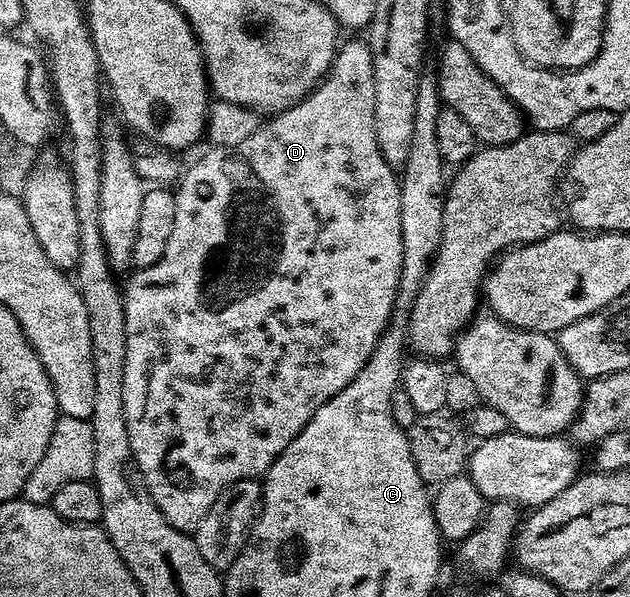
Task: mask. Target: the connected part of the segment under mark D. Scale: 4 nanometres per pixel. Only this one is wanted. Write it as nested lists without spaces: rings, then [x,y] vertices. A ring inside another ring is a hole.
[[[367,40],[348,41],[339,46],[336,56],[332,58],[332,68],[328,70],[326,76],[309,92],[300,98],[299,101],[281,108],[279,112],[265,120],[250,135],[250,139],[242,139],[234,147],[222,147],[217,145],[209,148],[209,153],[205,157],[200,157],[192,166],[183,170],[179,178],[178,186],[175,190],[176,202],[174,203],[174,231],[170,231],[170,243],[166,243],[166,251],[158,263],[154,263],[145,269],[136,269],[133,277],[129,279],[128,285],[123,286],[124,310],[126,311],[126,379],[122,387],[122,399],[126,407],[126,431],[130,435],[130,443],[134,451],[134,459],[144,476],[146,487],[154,499],[154,503],[162,511],[162,515],[178,531],[192,535],[195,534],[198,523],[214,507],[218,495],[226,487],[230,487],[236,481],[251,481],[260,479],[267,474],[268,469],[278,459],[278,455],[288,446],[292,440],[299,435],[310,423],[314,411],[322,407],[338,391],[342,391],[362,371],[362,367],[370,359],[378,339],[388,328],[392,314],[396,307],[396,292],[398,283],[402,275],[402,215],[400,214],[400,183],[397,170],[388,165],[382,159],[382,153],[378,151],[378,139],[374,135],[374,67],[372,66],[372,52],[368,46]]]

